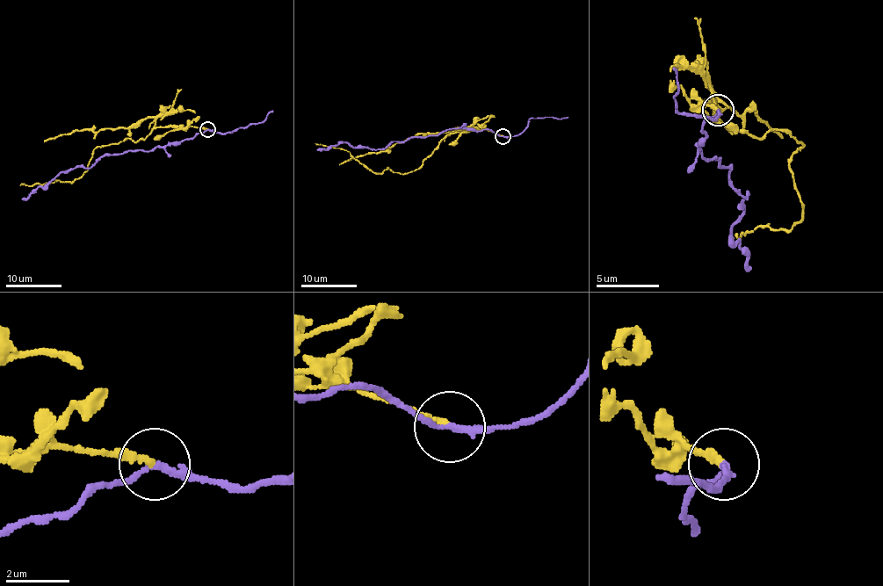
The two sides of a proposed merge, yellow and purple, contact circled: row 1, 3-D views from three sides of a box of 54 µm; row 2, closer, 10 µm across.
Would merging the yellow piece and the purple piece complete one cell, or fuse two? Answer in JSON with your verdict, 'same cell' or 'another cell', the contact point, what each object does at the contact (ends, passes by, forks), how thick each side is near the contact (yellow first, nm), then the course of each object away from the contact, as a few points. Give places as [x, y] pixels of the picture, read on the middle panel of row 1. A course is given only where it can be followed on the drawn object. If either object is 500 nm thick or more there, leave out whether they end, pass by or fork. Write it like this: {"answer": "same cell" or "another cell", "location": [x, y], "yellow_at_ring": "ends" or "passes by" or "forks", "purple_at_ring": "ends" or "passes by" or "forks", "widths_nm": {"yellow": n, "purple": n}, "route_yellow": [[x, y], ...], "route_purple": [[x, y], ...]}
{"answer": "another cell", "location": [503, 136], "yellow_at_ring": "ends", "purple_at_ring": "passes by", "widths_nm": {"yellow": 180, "purple": 200}, "route_yellow": [[503, 136], [486, 130], [450, 133], [421, 166], [400, 174], [387, 167], [373, 172], [349, 152], [315, 143]], "route_purple": [[503, 136], [488, 130], [450, 128], [436, 135], [393, 141], [385, 149], [357, 148], [342, 142], [316, 150]]}

